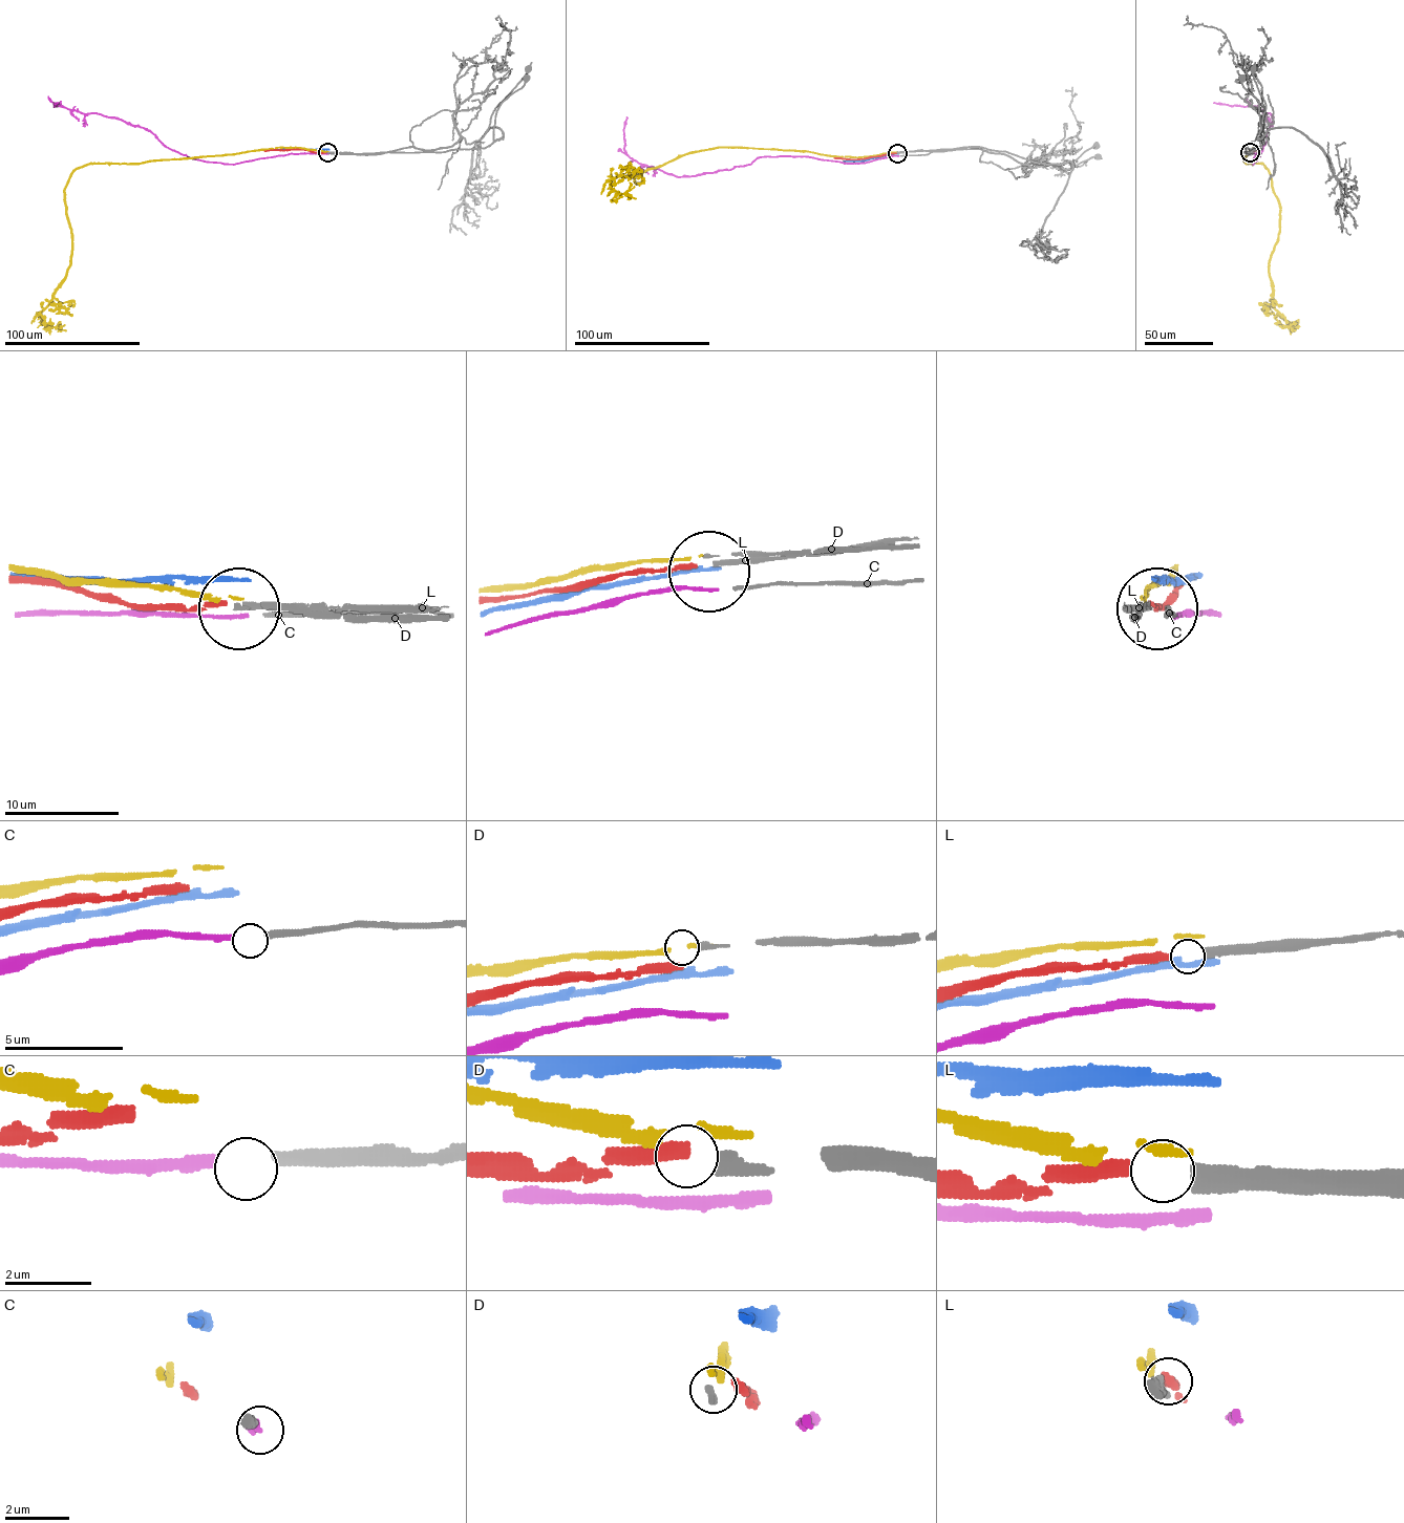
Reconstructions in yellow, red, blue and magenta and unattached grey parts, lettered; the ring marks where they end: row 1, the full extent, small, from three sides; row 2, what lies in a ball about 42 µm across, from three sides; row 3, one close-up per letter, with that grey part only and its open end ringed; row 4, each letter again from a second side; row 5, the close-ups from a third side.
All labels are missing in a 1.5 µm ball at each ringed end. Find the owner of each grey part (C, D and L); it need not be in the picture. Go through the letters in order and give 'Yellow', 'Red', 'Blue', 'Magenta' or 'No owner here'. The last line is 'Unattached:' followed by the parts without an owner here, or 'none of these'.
C: Magenta
D: No owner here
L: Red
Unattached: D

